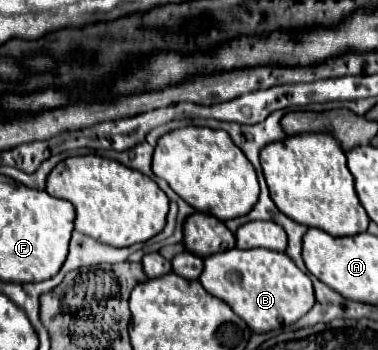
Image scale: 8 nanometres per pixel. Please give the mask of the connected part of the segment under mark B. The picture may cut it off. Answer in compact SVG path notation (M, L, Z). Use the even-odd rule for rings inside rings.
M232 248L228 252L212 254L204 258L200 282L206 292L224 300L254 332L270 332L290 326L314 306L314 288L310 278L290 262L284 252Z

